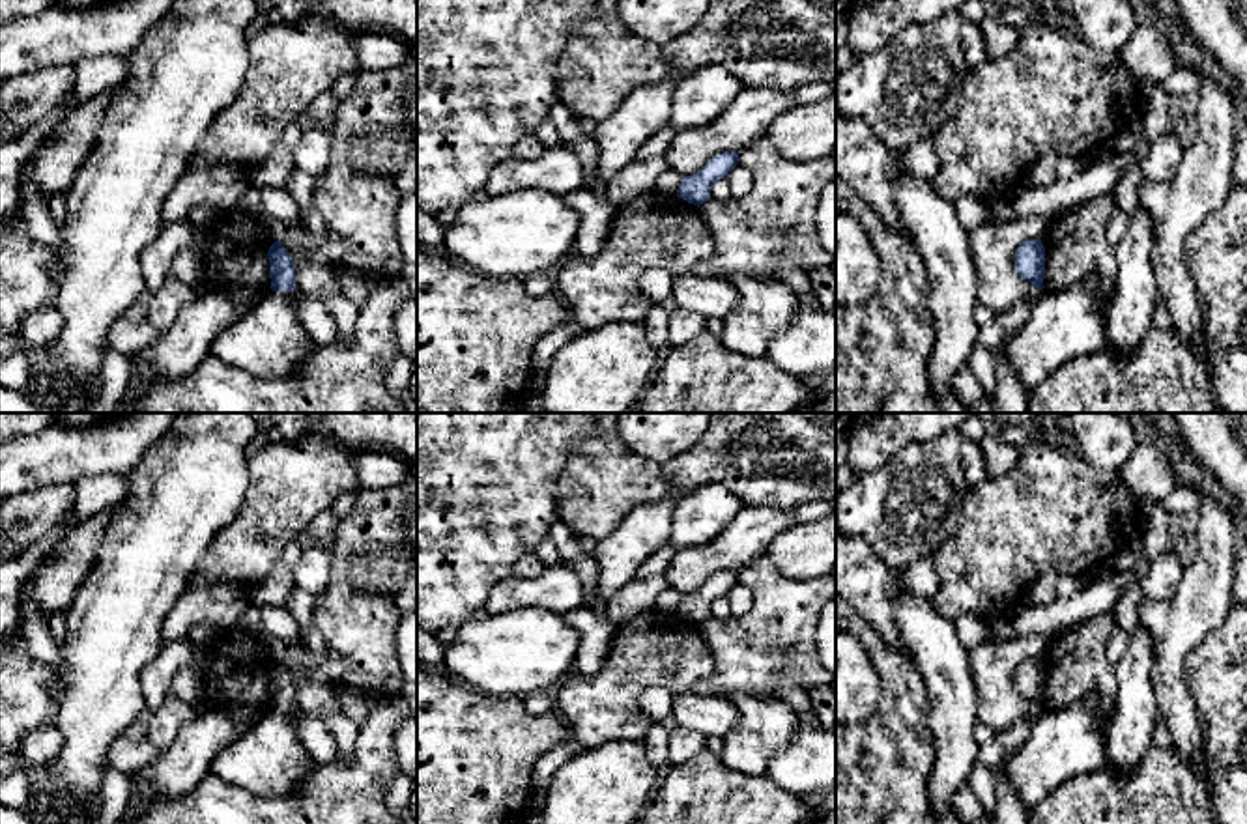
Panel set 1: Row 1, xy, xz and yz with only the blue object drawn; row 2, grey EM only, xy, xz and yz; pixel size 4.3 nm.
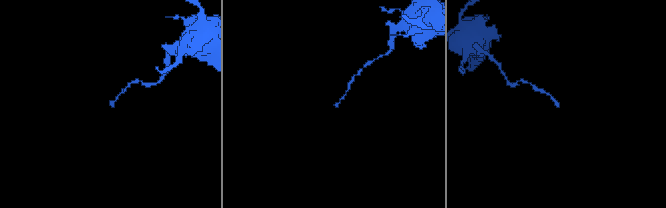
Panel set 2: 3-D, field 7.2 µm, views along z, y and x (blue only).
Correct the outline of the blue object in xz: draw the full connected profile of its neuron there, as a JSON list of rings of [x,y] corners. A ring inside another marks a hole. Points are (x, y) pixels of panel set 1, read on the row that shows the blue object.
[[[725,151],[712,157],[697,174],[684,176],[677,196],[688,204],[701,206],[710,198],[712,185],[738,164],[738,151]]]

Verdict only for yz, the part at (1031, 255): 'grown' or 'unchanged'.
unchanged

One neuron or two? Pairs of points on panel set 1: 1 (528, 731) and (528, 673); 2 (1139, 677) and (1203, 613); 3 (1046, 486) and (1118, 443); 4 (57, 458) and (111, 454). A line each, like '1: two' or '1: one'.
1: two
2: two
3: two
4: one

